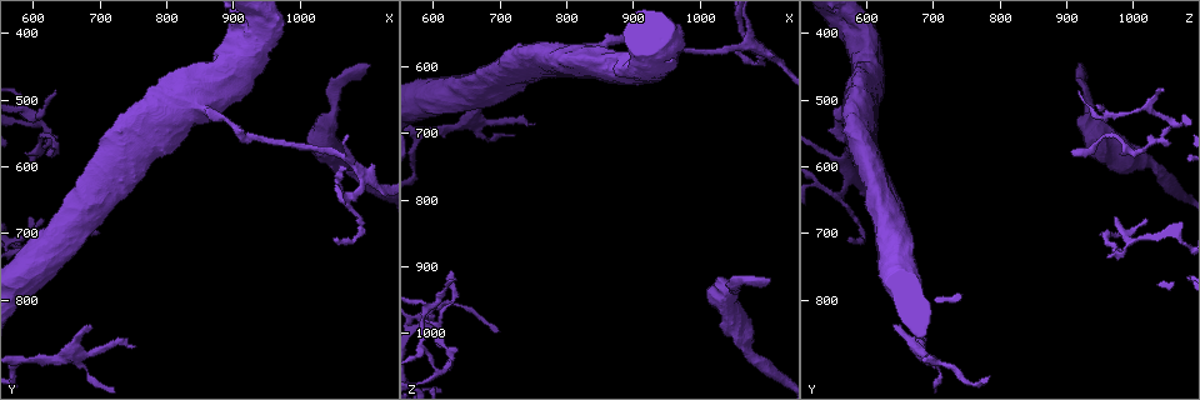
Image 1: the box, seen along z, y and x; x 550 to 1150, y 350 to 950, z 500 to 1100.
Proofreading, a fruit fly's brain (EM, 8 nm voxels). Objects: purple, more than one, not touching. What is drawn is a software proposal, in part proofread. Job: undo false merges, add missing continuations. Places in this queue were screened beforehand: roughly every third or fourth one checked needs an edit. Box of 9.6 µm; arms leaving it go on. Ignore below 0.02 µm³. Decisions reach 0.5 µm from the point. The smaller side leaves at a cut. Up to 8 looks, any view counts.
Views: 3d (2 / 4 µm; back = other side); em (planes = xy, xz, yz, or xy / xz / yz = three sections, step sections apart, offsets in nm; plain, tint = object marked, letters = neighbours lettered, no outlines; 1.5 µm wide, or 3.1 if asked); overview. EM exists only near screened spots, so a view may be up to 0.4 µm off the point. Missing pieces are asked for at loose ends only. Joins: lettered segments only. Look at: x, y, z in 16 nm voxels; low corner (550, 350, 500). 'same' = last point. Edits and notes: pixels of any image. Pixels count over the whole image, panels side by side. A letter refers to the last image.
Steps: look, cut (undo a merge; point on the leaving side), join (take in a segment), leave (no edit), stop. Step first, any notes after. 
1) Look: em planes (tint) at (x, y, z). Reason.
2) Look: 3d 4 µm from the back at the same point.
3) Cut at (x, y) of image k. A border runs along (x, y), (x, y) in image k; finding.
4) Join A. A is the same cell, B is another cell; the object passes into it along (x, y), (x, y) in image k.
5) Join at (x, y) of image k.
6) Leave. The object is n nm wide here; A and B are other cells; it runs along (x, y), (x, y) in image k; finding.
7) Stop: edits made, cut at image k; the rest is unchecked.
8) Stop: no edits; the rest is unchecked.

Look: em xy step 4 (letters) at (590, 675, 975). Tapers out.

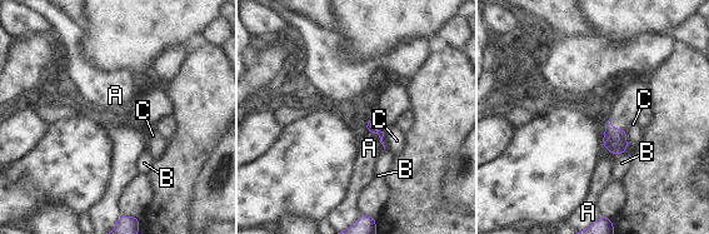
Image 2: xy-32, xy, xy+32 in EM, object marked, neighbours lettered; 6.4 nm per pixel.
Look: em planes (letters) at the same point.

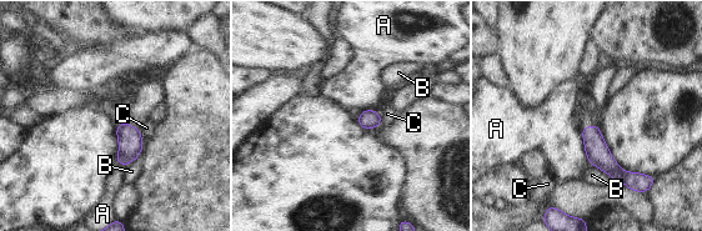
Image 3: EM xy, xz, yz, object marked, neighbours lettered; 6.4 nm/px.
Leave. The object is 120 nm wide here; A, B and C are other cells; a border runs along (580, 129), (586, 159), (590, 162) in image 3; none of them fits.

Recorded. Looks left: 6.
Look: em planes (letters) at (1060, 590, 995).

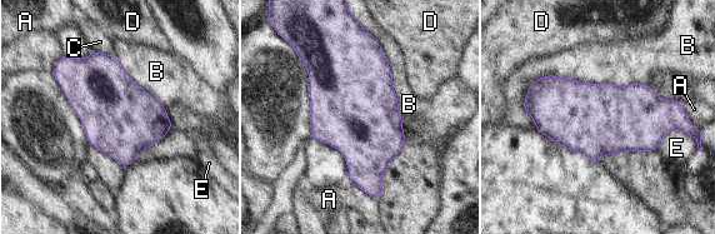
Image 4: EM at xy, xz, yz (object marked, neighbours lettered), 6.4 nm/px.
Leave. A, B, C, D and E are other cells; continuous, no second neuron.

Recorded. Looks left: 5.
Look: em yz step 4 (letters) at (1100, 450, 920). An open end.

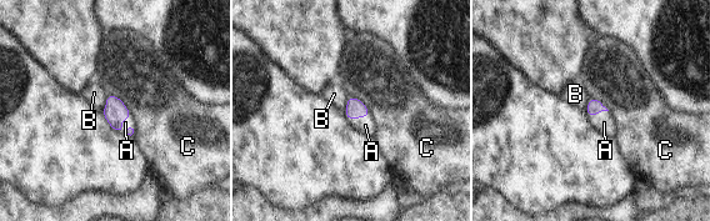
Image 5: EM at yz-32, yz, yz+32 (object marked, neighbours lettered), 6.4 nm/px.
Join A. A is the same cell, B and C are other cells; the object passes into it along (115, 110), (120, 121), (125, 122) in image 5; it goes on there.

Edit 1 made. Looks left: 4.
Stop: edits made, join at image 5; the rest is unchecked.

